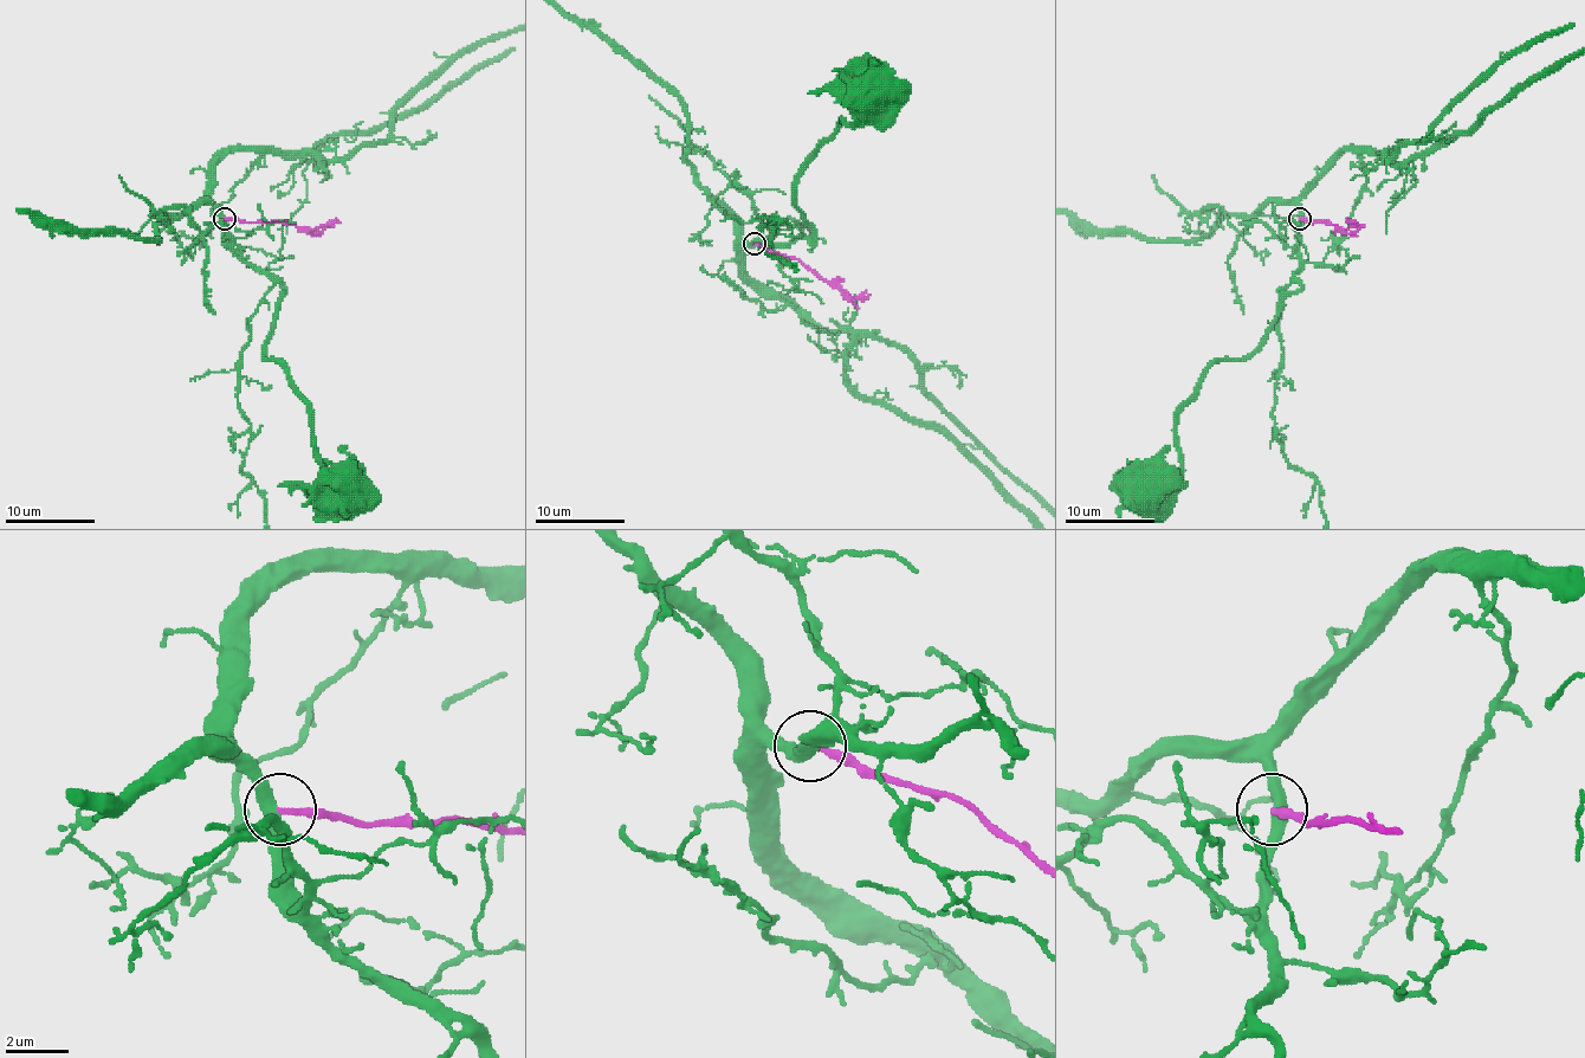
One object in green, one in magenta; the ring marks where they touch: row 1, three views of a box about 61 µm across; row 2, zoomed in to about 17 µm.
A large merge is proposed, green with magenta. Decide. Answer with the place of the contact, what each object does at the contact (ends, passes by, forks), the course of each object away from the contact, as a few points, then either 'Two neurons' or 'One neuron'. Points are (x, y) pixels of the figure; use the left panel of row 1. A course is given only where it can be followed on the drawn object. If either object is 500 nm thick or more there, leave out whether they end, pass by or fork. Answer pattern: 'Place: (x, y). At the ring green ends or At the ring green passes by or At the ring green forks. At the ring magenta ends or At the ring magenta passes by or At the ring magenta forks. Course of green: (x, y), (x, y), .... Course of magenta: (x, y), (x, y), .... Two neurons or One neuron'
Place: (225, 218). At the ring green passes by. At the ring magenta ends. Course of green: (224, 218), (224, 243), (284, 289), (266, 359), (286, 372), (311, 414), (316, 459), (336, 495), (347, 495). Course of magenta: (224, 218), (318, 228), (322, 225), (341, 223). Two neurons

